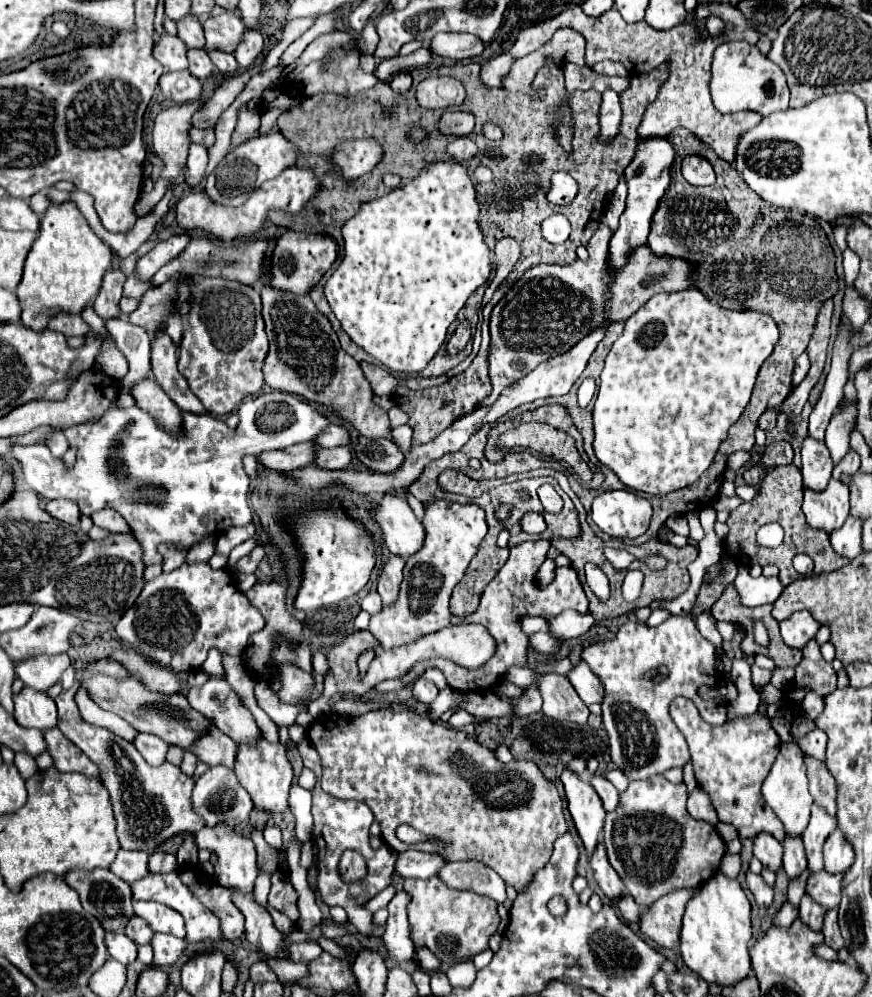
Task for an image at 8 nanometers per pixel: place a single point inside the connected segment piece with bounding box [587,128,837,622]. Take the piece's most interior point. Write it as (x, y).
(749, 257)

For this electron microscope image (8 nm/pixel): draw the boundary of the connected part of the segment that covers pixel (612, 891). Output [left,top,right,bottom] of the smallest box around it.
[591,842,627,900]

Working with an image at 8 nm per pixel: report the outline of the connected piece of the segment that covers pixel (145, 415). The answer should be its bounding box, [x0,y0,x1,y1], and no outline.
[11,390,331,564]

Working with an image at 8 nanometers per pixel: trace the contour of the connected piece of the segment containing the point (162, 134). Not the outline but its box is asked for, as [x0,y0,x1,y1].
[135,98,207,216]

